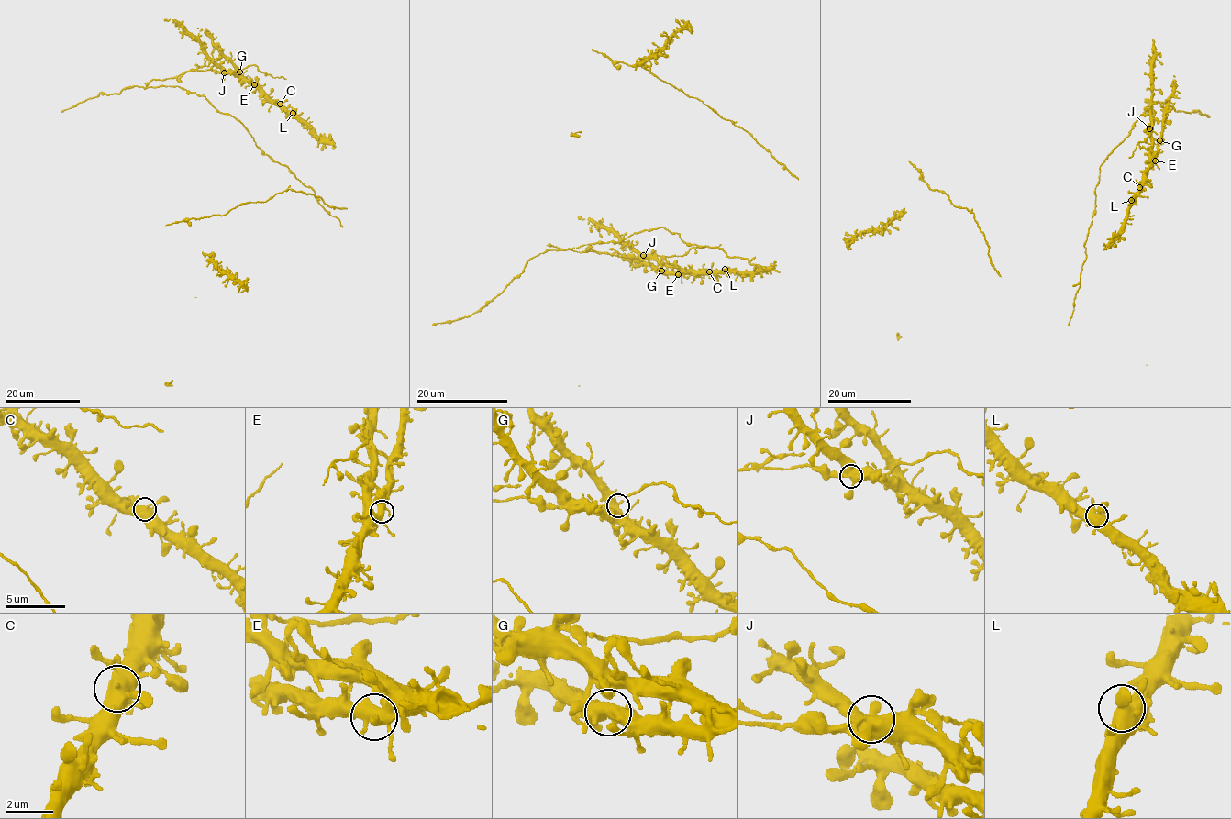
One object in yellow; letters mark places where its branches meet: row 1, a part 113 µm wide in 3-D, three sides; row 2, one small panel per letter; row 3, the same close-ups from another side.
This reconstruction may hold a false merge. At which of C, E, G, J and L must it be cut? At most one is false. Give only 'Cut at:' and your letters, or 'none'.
Cut at: J

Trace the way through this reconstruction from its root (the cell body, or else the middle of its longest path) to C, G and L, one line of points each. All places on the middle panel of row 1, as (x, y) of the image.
C: (755, 256), (748, 261), (729, 257), (661, 227), (617, 242), (560, 250), (548, 245), (709, 271)
G: (755, 256), (748, 261), (729, 257), (661, 227), (617, 242), (560, 250), (548, 245), (655, 260), (661, 271)
L: (755, 256), (729, 257), (661, 227), (617, 242), (548, 245), (658, 260), (694, 274), (725, 269)

